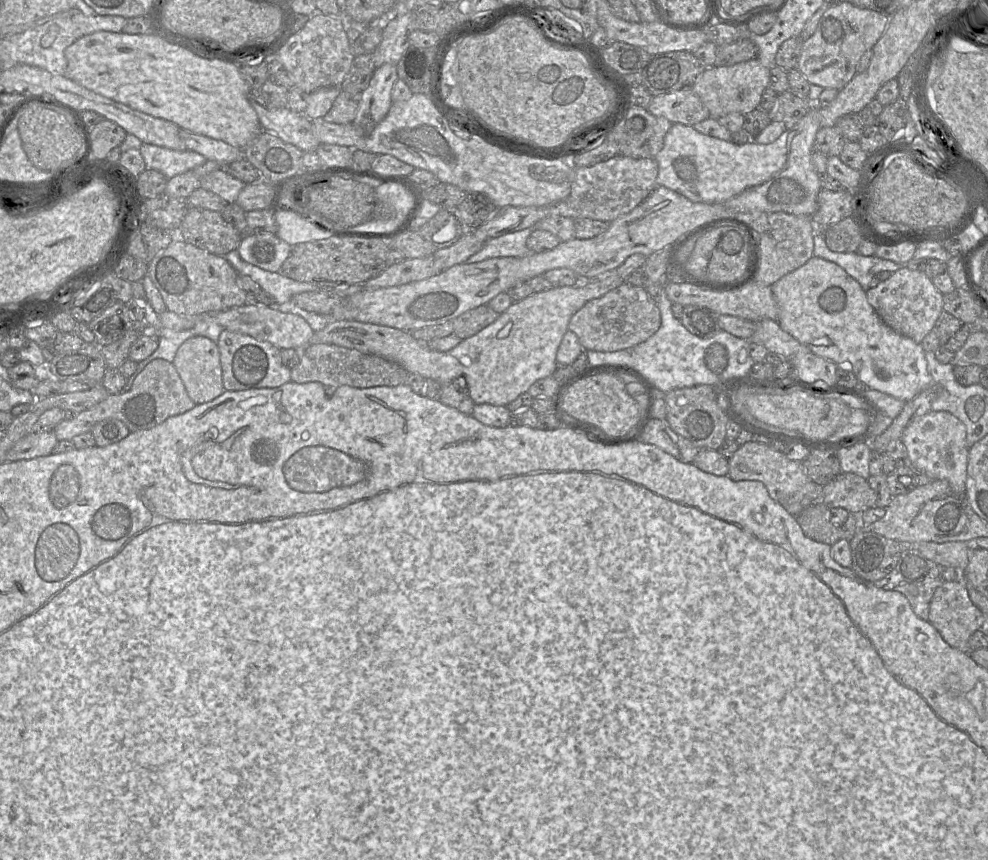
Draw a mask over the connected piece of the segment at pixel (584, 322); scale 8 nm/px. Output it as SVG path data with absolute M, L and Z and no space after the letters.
M624 282L605 295L587 302L571 317L568 330L576 334L584 351L612 352L646 341L660 325L660 309L646 287Z

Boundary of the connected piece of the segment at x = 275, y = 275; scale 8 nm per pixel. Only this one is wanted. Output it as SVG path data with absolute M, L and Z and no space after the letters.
M237 249L229 252L224 257L239 275L249 276L265 292L270 294L274 298L277 307L290 307L290 301L296 294L321 290L314 283L296 281L278 272L269 272L254 266L244 261Z

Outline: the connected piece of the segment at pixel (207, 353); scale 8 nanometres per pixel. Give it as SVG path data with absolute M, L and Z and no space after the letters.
M203 336L187 339L172 363L195 404L210 402L225 391L219 348L211 339Z

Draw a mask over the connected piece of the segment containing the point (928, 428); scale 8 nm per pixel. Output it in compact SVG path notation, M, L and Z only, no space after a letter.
M930 410L914 418L901 435L907 450L907 460L914 470L921 470L934 480L947 480L952 488L966 493L969 448L966 440L966 426L947 411Z

